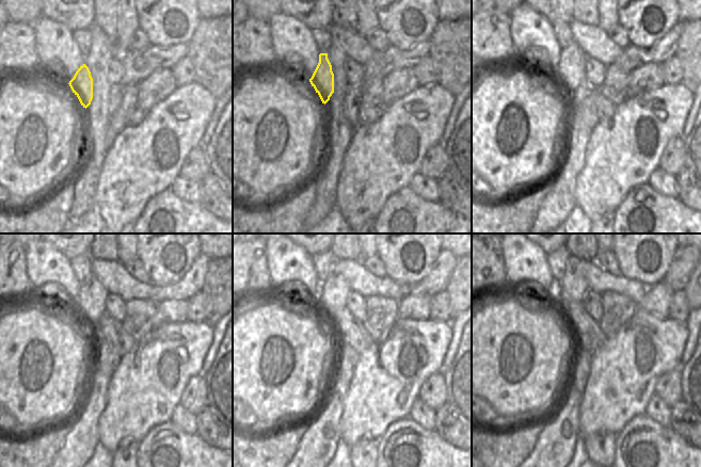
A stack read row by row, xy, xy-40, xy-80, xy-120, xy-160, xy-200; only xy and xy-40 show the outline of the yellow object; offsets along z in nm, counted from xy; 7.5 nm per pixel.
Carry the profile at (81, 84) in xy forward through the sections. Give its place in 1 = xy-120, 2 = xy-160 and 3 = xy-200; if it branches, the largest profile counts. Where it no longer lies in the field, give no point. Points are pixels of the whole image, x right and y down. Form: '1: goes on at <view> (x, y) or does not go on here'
1: goes on at xy-120 (92, 296)
2: goes on at xy-160 (333, 292)
3: goes on at xy-200 (573, 286)

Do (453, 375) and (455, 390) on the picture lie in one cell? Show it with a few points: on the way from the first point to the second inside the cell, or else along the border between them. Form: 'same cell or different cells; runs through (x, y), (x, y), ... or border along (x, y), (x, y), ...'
same cell; runs through (455, 379), (455, 387)

